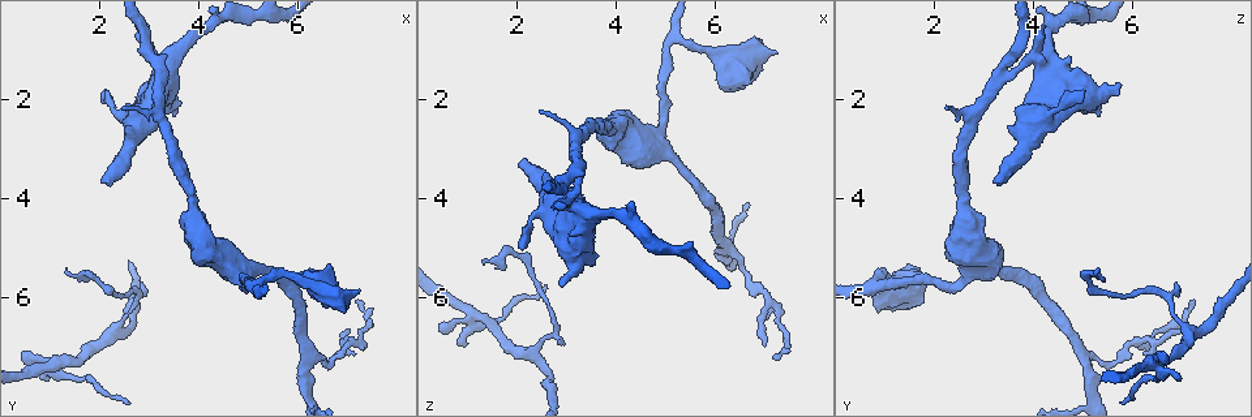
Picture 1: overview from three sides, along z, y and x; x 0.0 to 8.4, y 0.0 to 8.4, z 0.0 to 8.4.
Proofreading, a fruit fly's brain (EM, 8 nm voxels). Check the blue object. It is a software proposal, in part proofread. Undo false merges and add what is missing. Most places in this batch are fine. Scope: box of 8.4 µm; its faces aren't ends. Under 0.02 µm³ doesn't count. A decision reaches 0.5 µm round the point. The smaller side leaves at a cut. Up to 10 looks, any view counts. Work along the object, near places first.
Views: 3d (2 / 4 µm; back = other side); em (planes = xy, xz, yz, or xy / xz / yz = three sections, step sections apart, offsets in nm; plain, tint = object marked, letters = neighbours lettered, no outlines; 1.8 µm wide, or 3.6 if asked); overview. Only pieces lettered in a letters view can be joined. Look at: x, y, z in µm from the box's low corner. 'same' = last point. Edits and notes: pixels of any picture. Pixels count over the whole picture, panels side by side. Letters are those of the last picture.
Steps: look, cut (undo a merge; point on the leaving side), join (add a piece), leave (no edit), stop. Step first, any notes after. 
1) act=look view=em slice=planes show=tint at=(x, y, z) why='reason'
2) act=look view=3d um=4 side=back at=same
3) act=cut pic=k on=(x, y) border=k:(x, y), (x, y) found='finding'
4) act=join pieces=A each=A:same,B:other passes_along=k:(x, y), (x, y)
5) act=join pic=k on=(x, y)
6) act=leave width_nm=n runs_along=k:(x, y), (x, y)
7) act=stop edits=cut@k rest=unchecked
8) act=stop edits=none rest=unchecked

act=look view=3d um=2 side=back at=(1.05, 7.35, 6.40) why='branch point'

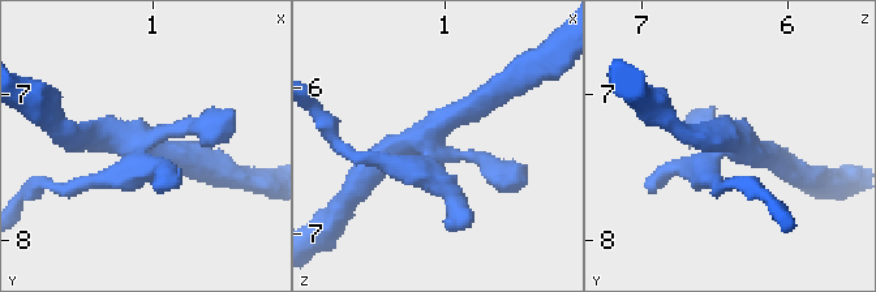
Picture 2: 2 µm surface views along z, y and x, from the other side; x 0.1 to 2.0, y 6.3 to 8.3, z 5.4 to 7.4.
act=look view=em slice=planes show=letters at=(1.08, 7.34, 6.36)

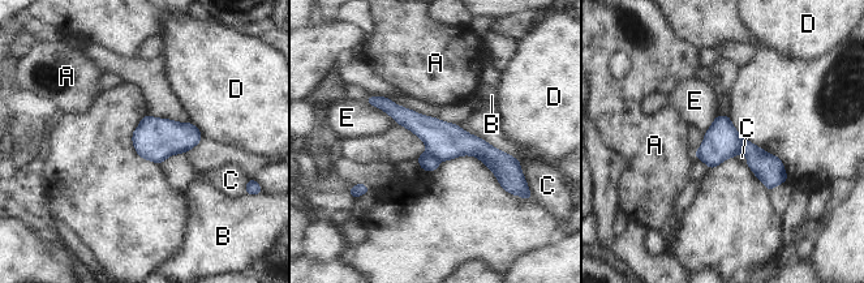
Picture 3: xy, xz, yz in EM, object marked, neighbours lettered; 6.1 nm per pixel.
act=cut pic=3 on=(428, 162) width_nm=220 each=A:other,B:other,C:other,D:other,E:other border=3:(428, 151), (439, 161) found='a second cell is stuck on'

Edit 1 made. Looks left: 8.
act=look view=overview why='see it whole again'

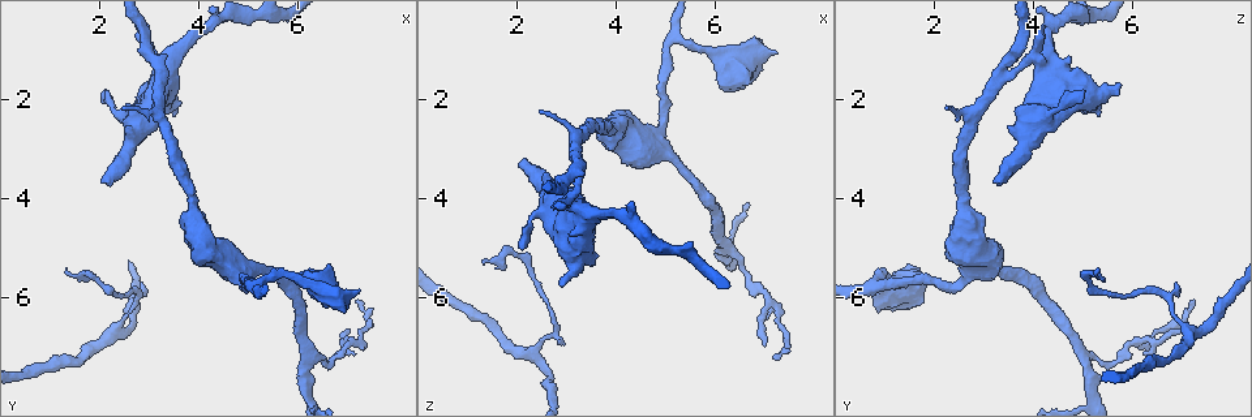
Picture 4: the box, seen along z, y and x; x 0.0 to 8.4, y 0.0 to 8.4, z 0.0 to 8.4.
act=look view=em slice=planes show=letters at=(2.15, 3.70, 3.20) why='branch stops here'

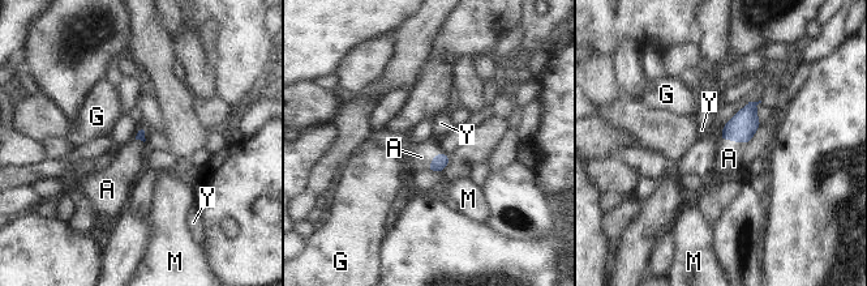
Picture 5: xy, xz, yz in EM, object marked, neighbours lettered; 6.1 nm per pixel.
act=join pieces=A each=A:same,G:other,M:other,Y:other passes_along=5:(440, 161), (434, 156), (421, 157) found='it goes on there'

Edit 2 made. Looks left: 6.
act=look view=overview

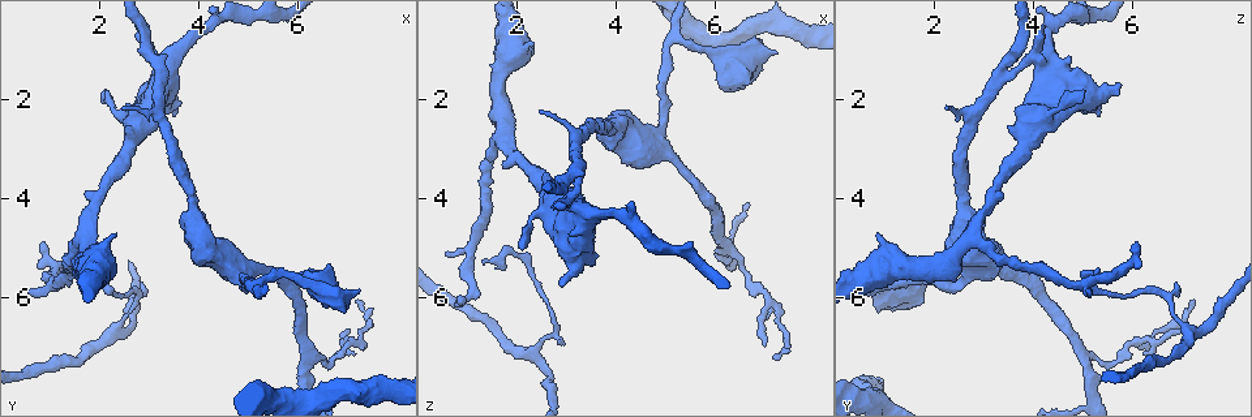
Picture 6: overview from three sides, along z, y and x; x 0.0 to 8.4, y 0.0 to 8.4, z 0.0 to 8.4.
act=look view=3d um=2 at=(5.10, 5.80, 0.75) why='abrupt turn'

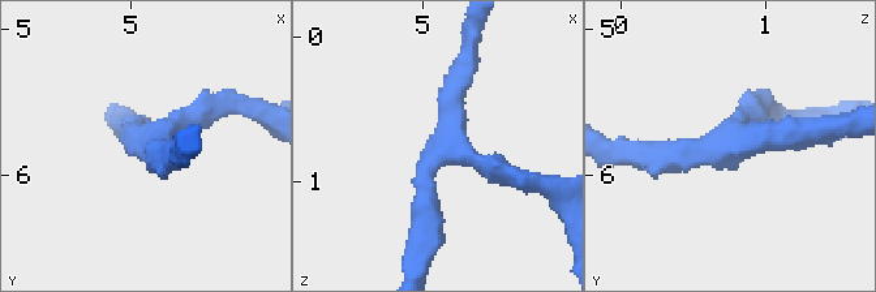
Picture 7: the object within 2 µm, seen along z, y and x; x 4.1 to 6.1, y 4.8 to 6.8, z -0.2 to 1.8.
act=look view=em slice=planes show=tint at=(5.10, 5.78, 0.80) arms=3 why='shape alone is not enough'

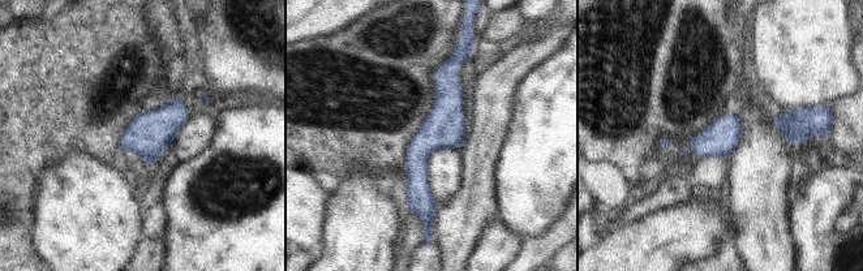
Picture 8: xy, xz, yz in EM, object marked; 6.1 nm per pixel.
act=look view=em slice=planes show=letters at=same why='see the neighbours'

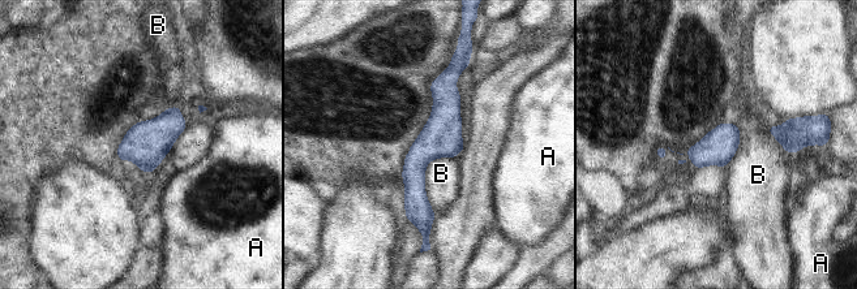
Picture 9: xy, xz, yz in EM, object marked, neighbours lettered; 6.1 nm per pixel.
act=leave width_nm=220 longest_contact=B:380nm each=A:other,B:other found='all the same cell'

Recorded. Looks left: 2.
act=stop edits=cut@3,join@5 rest=unchecked

